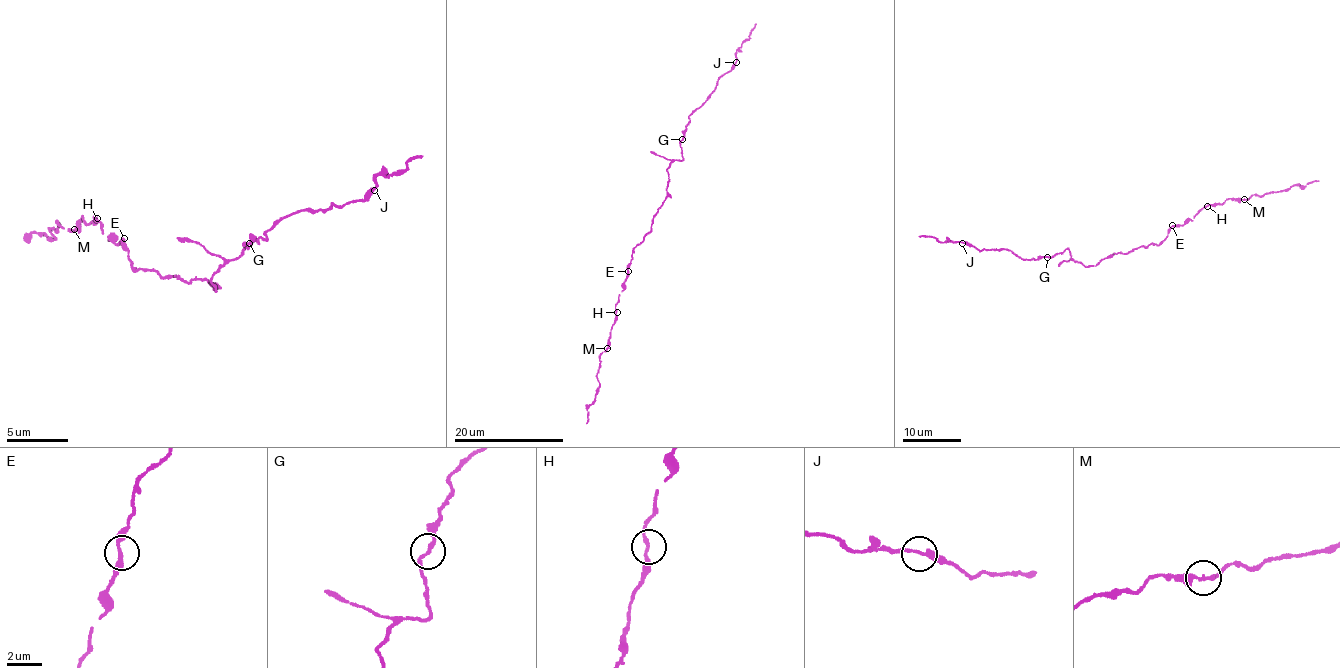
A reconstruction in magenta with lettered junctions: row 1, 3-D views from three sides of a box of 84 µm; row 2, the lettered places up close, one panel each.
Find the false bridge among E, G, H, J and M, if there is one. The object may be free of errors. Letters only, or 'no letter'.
no letter

